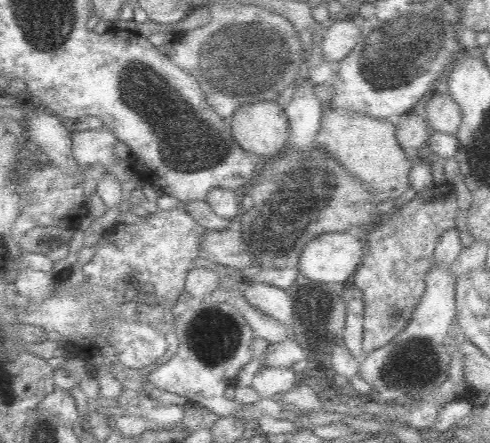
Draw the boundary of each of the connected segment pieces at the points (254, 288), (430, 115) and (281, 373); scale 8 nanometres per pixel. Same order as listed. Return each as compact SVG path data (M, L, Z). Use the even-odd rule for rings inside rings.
M240 280L240 286L242 290L242 296L256 308L256 310L262 310L264 314L268 314L270 318L290 326L290 328L296 328L292 322L294 322L294 314L292 314L292 298L280 290L280 288L274 288L274 286L268 286L268 284L262 284L262 282L244 282Z
M440 86L436 88L436 94L428 100L428 108L422 110L426 122L432 126L432 132L450 134L456 136L462 126L462 110L456 106L456 102L450 98L450 94Z
M262 366L252 380L252 388L260 398L280 398L280 394L296 388L298 382L300 378L292 368Z

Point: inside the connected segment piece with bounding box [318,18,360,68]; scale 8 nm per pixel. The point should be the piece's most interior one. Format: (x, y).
(337, 43)

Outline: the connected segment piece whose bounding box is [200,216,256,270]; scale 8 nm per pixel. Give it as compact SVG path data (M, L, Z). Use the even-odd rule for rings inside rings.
M236 216L234 220L230 220L230 228L228 230L218 230L218 232L208 232L204 234L202 242L200 242L200 254L220 266L226 268L236 268L236 270L244 270L252 264L256 264L256 260L250 256L250 252L246 252L246 244L242 240L242 232L240 232L240 216Z

